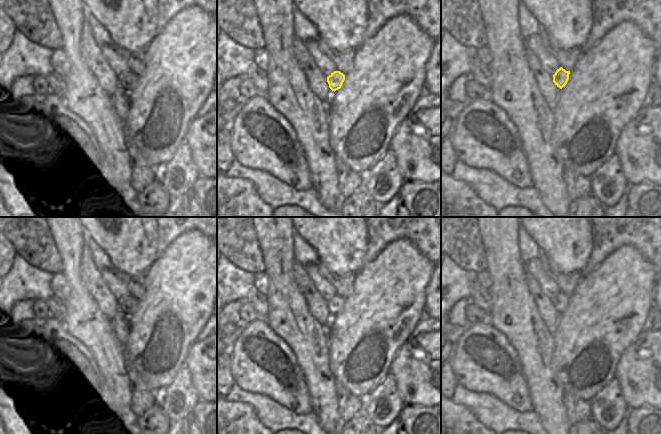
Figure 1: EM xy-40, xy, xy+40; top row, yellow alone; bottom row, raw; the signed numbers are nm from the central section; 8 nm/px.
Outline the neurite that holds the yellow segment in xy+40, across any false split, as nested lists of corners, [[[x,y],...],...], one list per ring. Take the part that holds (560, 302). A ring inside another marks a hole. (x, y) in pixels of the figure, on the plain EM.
[[[560,291],[553,299],[553,306],[557,311],[562,313],[563,311],[565,311],[565,309],[569,304],[569,298],[570,298],[570,295],[566,295],[562,291]]]

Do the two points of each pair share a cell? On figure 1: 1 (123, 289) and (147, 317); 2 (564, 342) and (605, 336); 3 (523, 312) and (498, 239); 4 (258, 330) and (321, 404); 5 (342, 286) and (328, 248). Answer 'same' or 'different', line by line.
1: different
2: same
3: same
4: different
5: different

